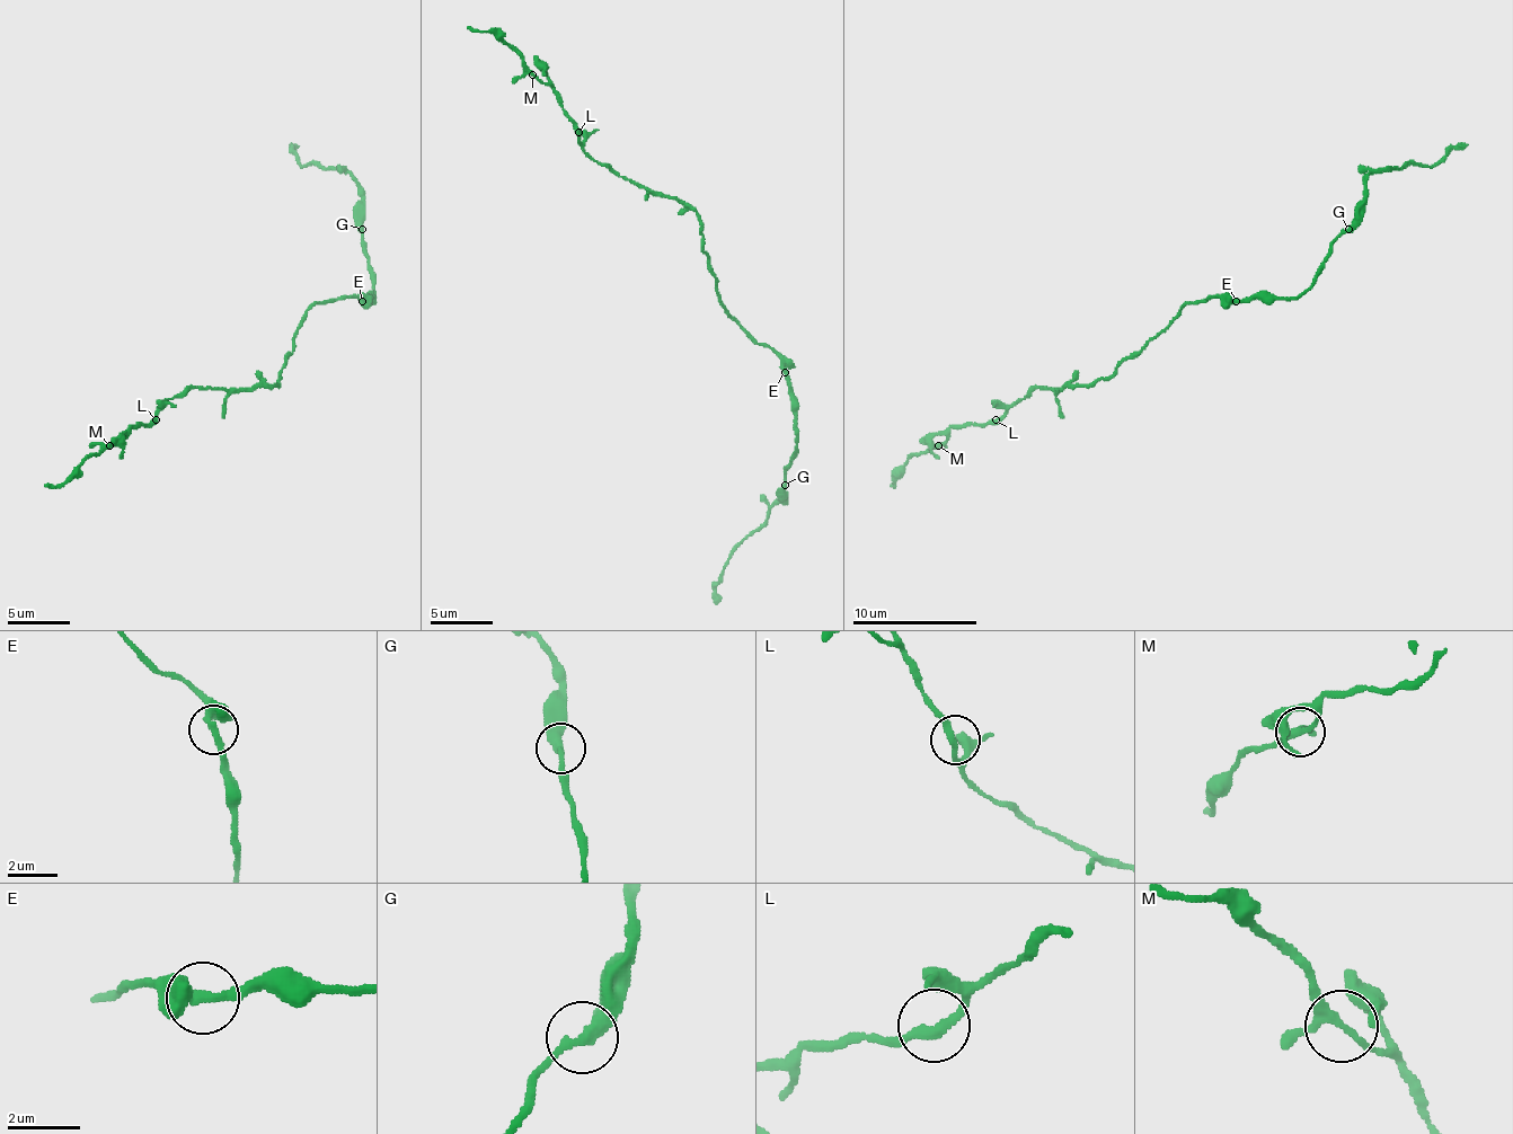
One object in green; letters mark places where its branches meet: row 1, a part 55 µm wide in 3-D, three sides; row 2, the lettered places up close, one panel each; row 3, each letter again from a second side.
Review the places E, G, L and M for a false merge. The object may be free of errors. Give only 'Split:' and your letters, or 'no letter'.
Split: no letter

